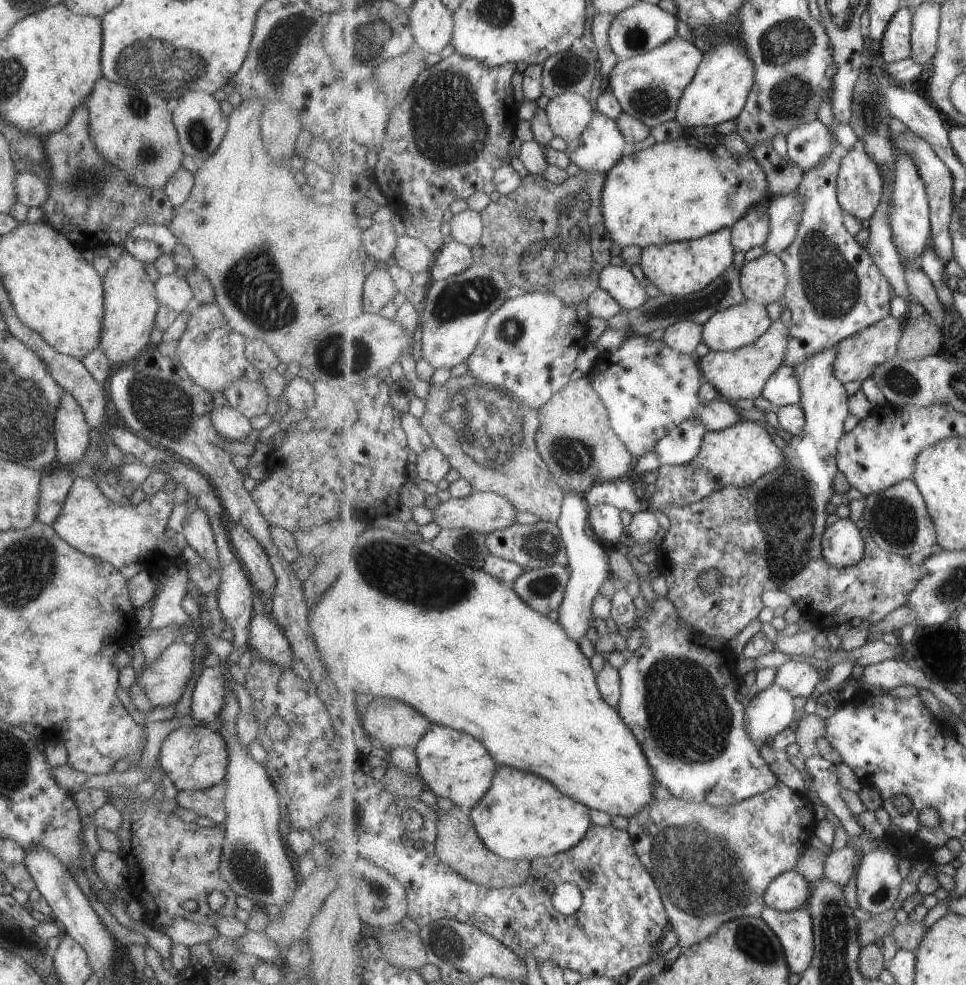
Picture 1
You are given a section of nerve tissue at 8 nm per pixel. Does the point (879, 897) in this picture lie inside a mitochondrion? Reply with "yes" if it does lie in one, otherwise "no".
yes

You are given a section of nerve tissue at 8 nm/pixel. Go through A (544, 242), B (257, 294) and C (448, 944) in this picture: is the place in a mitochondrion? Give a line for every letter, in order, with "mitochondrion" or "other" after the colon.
A: mitochondrion
B: mitochondrion
C: mitochondrion

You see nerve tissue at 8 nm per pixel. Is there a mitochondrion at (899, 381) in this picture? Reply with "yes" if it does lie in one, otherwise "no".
yes

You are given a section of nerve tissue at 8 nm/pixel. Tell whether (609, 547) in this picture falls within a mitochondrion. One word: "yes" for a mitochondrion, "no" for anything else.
no

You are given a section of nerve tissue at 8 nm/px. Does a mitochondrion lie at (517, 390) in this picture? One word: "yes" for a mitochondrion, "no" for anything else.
yes

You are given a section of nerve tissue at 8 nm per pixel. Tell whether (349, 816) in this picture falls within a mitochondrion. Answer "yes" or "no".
yes

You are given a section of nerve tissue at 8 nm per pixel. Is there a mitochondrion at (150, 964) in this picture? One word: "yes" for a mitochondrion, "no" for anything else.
no

